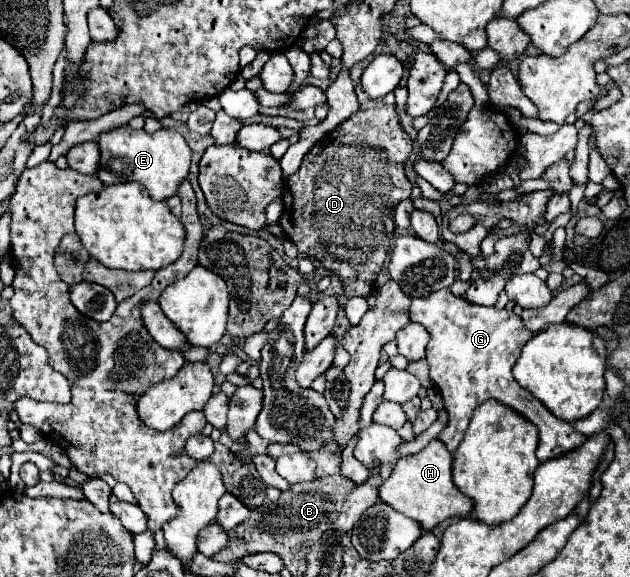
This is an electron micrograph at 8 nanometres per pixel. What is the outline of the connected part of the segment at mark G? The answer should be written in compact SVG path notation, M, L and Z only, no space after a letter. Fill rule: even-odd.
M442 289L430 293L428 297L412 299L408 315L410 321L424 325L426 331L432 335L426 349L426 361L430 367L430 379L440 391L448 413L448 425L442 429L438 439L446 445L450 453L454 453L460 445L474 409L488 399L496 399L512 407L538 429L540 441L536 457L540 463L552 457L562 457L588 439L586 435L578 433L570 423L556 419L538 399L530 397L530 393L518 387L518 383L514 381L512 367L518 361L522 347L532 337L532 333L524 327L522 319L514 311L498 311L496 307L474 305L464 297L454 295L450 289Z

